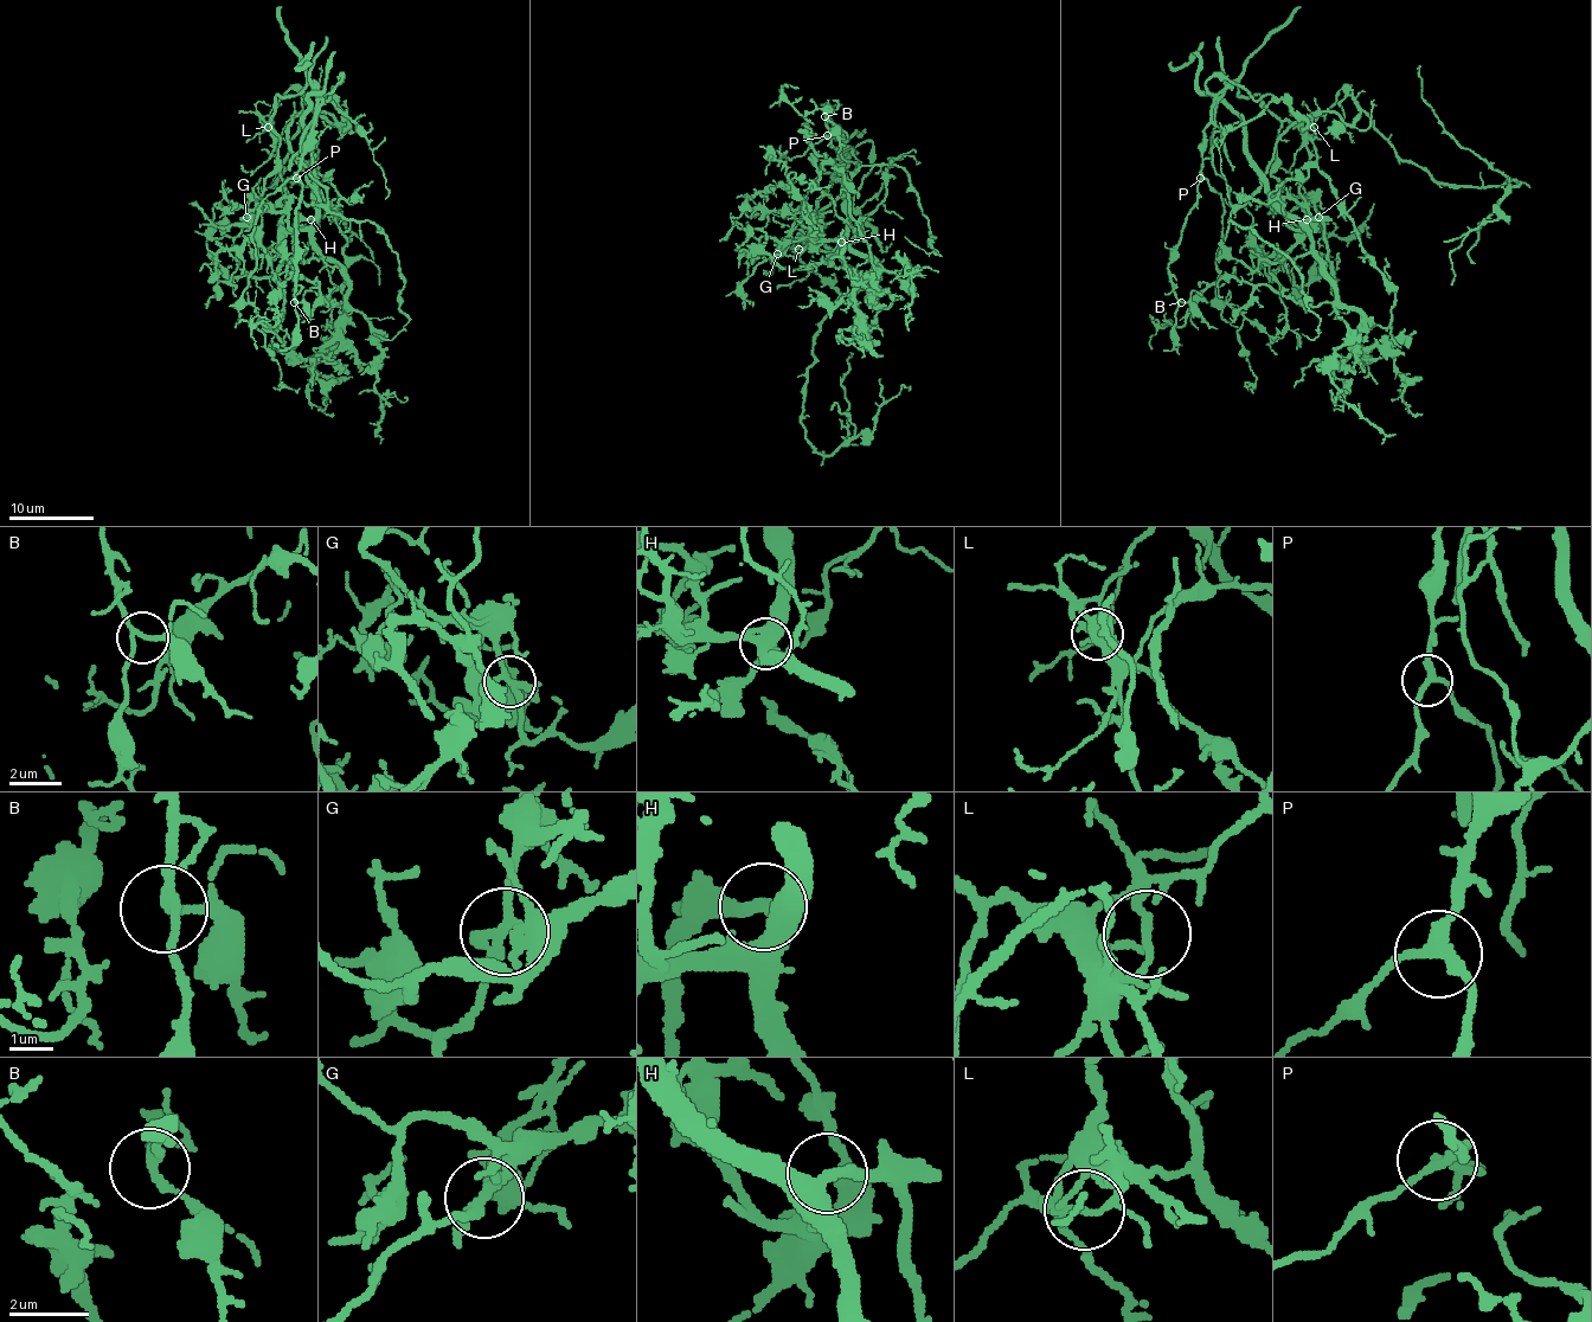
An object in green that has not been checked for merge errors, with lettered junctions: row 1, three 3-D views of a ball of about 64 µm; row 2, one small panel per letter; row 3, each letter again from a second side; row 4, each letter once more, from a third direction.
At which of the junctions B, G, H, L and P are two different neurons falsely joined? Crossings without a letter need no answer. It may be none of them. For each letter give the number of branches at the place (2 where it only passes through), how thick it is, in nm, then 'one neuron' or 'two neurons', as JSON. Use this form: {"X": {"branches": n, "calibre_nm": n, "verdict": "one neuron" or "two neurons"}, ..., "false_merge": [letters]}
{"B": {"branches": 3, "calibre_nm": 190, "verdict": "one neuron"}, "G": {"branches": 4, "calibre_nm": 200, "verdict": "two neurons"}, "H": {"branches": 3, "calibre_nm": 320, "verdict": "one neuron"}, "L": {"branches": 2, "calibre_nm": 170, "verdict": "one neuron"}, "P": {"branches": 3, "calibre_nm": 220, "verdict": "one neuron"}, "false_merge": ["G"]}

